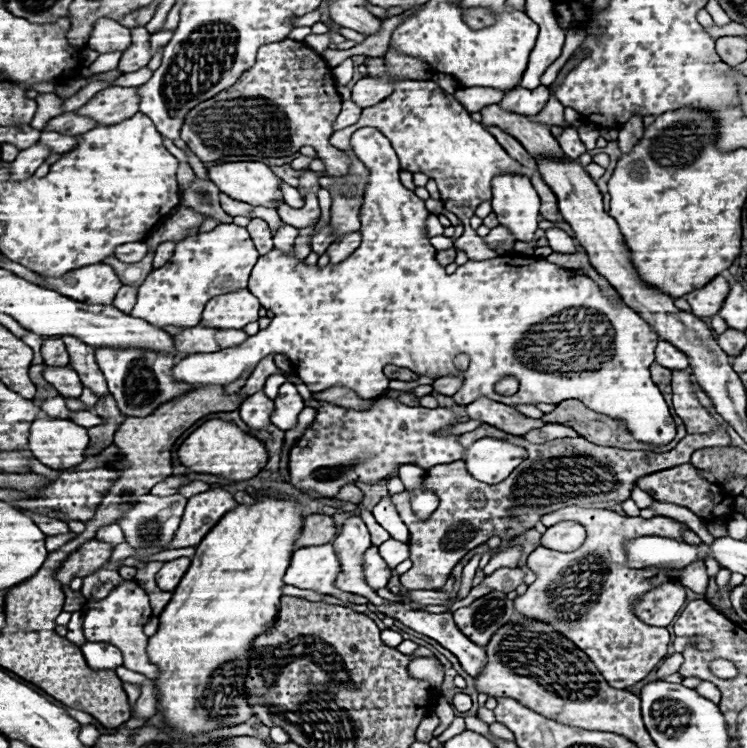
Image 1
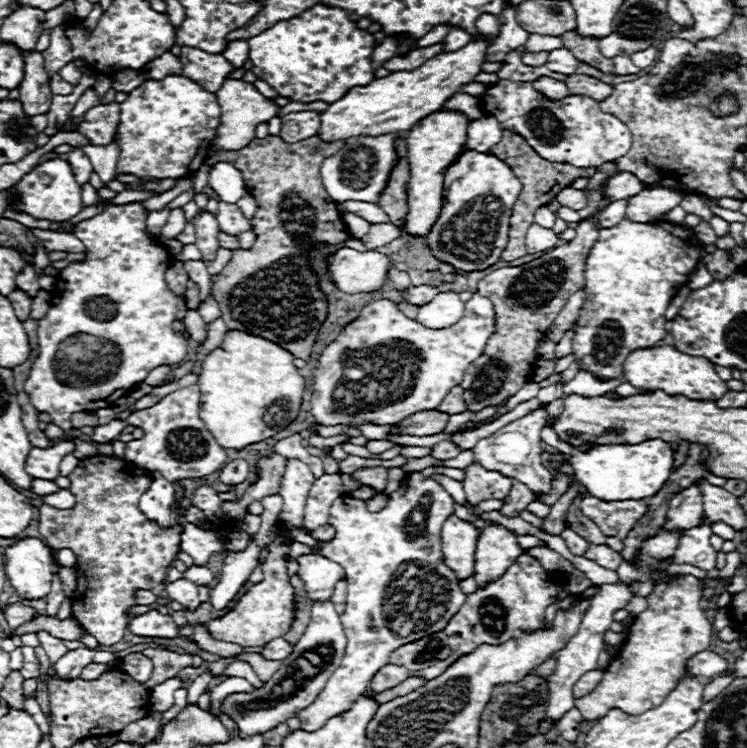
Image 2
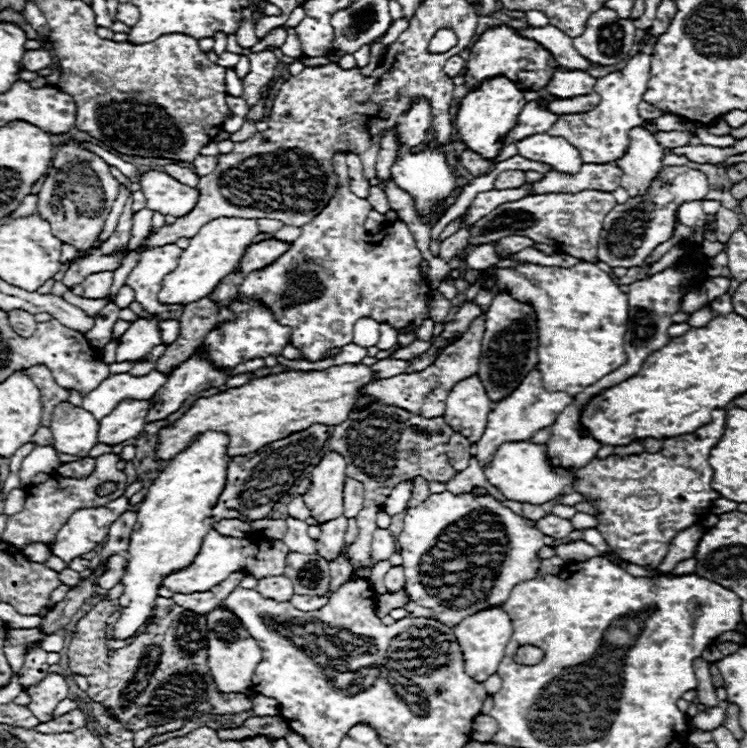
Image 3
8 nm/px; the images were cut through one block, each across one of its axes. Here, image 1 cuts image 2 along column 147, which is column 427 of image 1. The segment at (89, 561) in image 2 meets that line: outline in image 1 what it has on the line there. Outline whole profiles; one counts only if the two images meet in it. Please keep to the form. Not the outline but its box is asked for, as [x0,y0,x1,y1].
[392,424,730,590]

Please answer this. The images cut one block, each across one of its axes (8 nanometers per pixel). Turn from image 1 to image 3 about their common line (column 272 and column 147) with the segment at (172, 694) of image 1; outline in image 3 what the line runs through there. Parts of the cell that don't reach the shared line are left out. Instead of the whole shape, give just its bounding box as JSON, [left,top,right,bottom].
[108,432,230,650]

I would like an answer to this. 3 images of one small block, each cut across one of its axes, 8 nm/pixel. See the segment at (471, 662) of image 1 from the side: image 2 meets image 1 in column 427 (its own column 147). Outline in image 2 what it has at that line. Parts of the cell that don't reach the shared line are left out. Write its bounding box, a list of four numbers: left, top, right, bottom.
[128,610,178,638]

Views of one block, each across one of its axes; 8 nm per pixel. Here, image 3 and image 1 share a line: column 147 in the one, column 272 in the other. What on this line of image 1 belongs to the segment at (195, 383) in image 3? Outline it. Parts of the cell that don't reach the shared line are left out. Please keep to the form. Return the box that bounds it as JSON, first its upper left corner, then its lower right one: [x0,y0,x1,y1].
[272,382,304,430]

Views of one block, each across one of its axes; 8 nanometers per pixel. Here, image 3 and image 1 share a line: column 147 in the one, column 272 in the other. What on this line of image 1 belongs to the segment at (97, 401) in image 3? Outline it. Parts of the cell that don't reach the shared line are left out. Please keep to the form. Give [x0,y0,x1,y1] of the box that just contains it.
[264,374,286,398]

